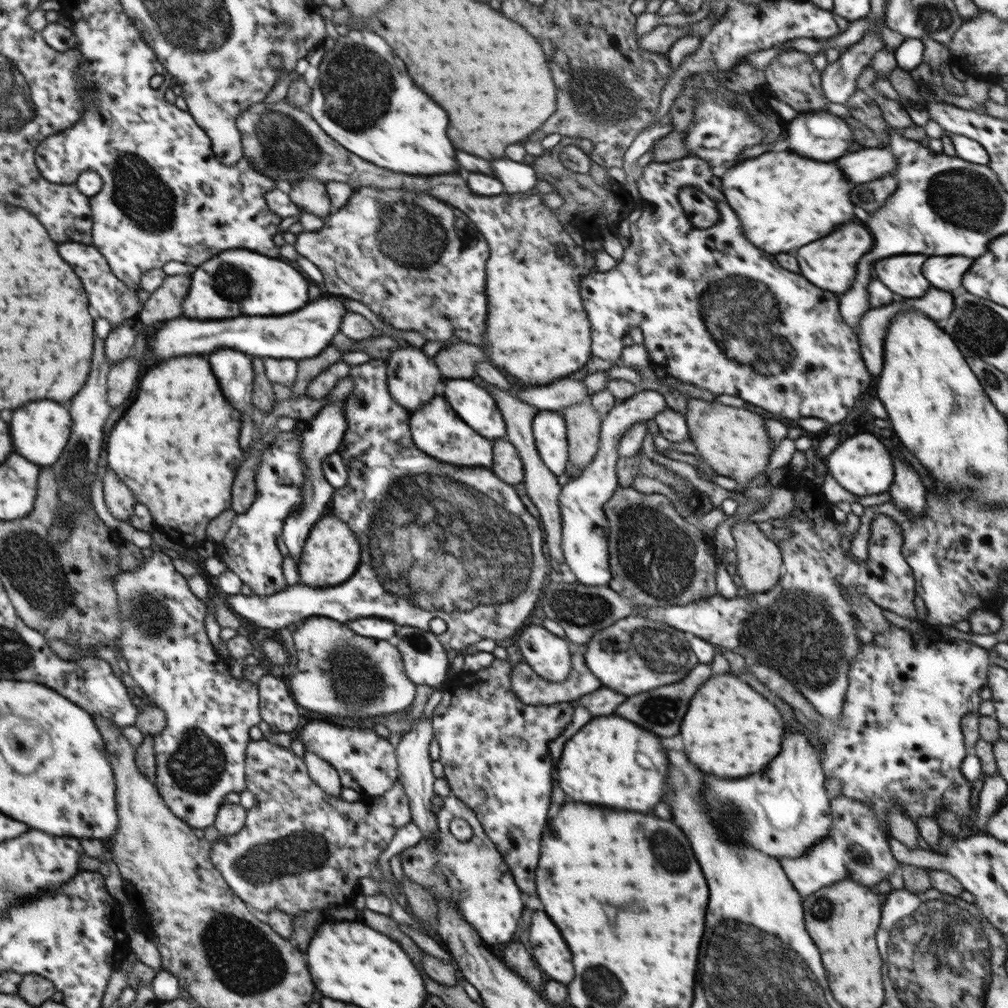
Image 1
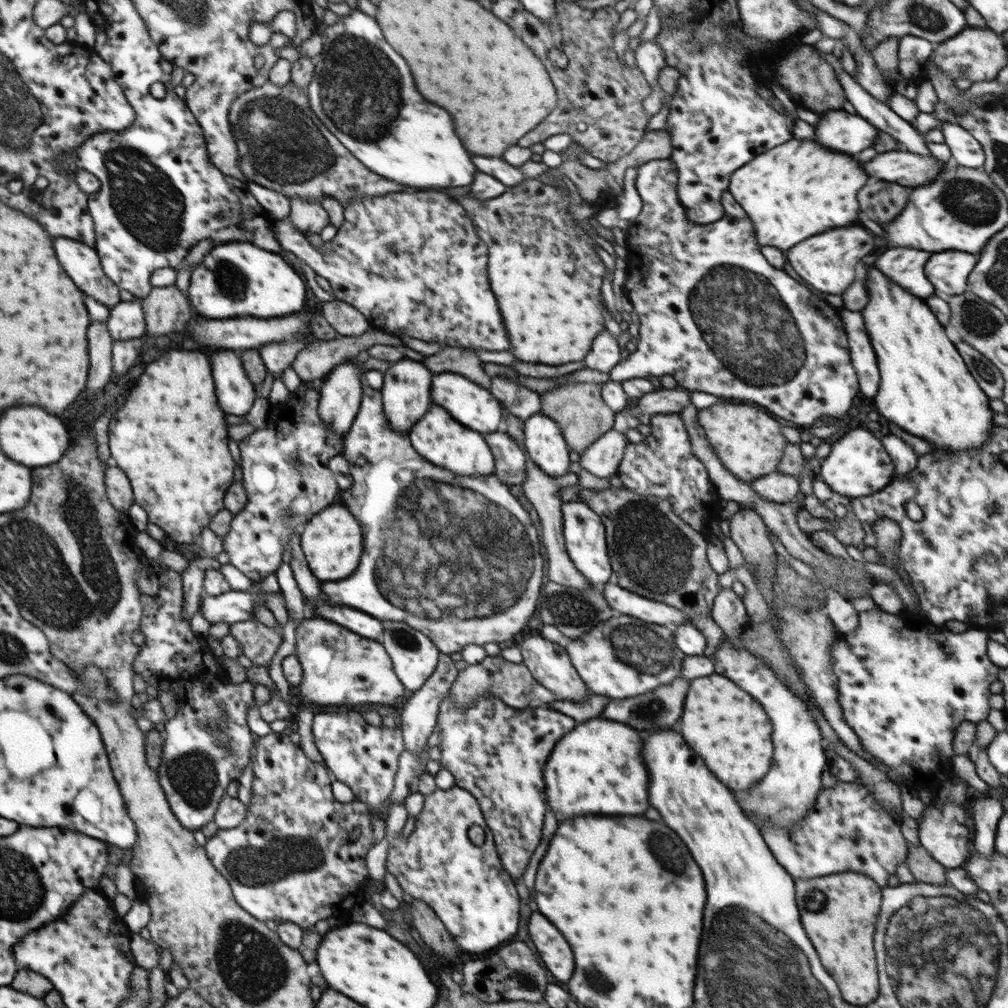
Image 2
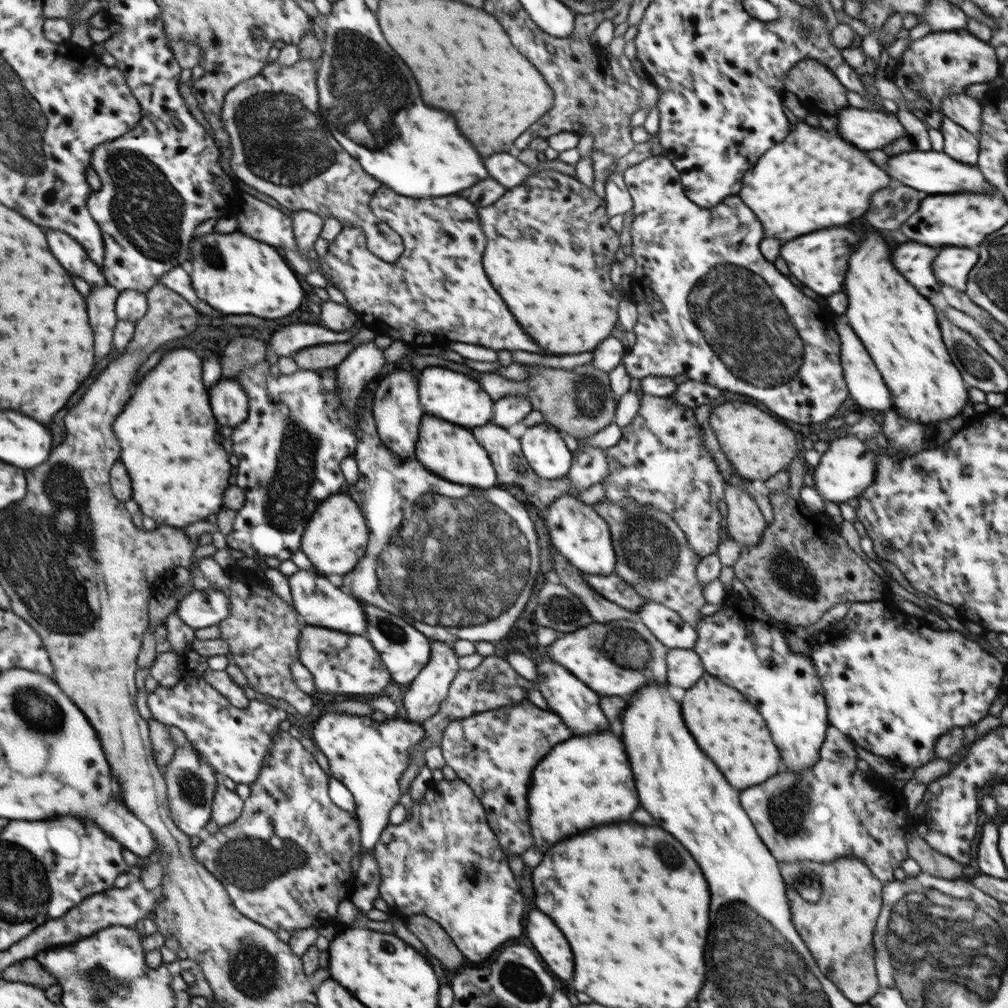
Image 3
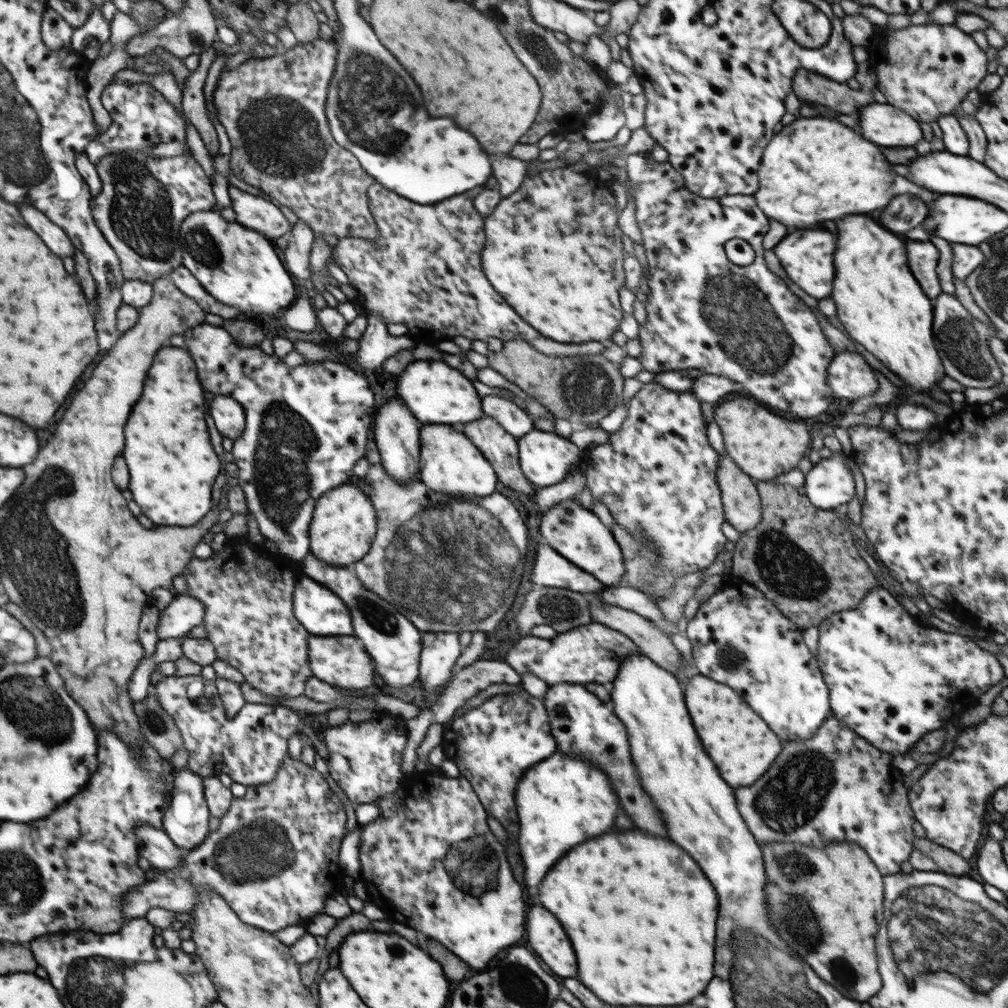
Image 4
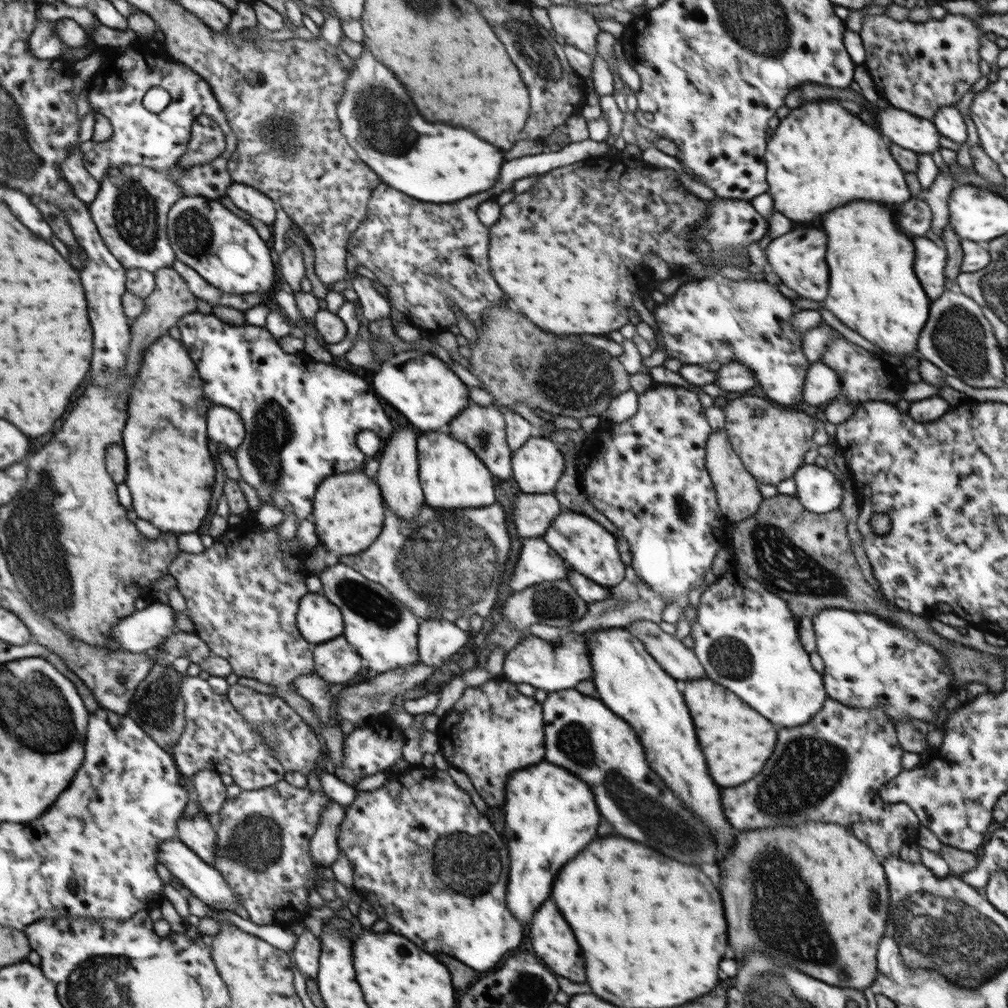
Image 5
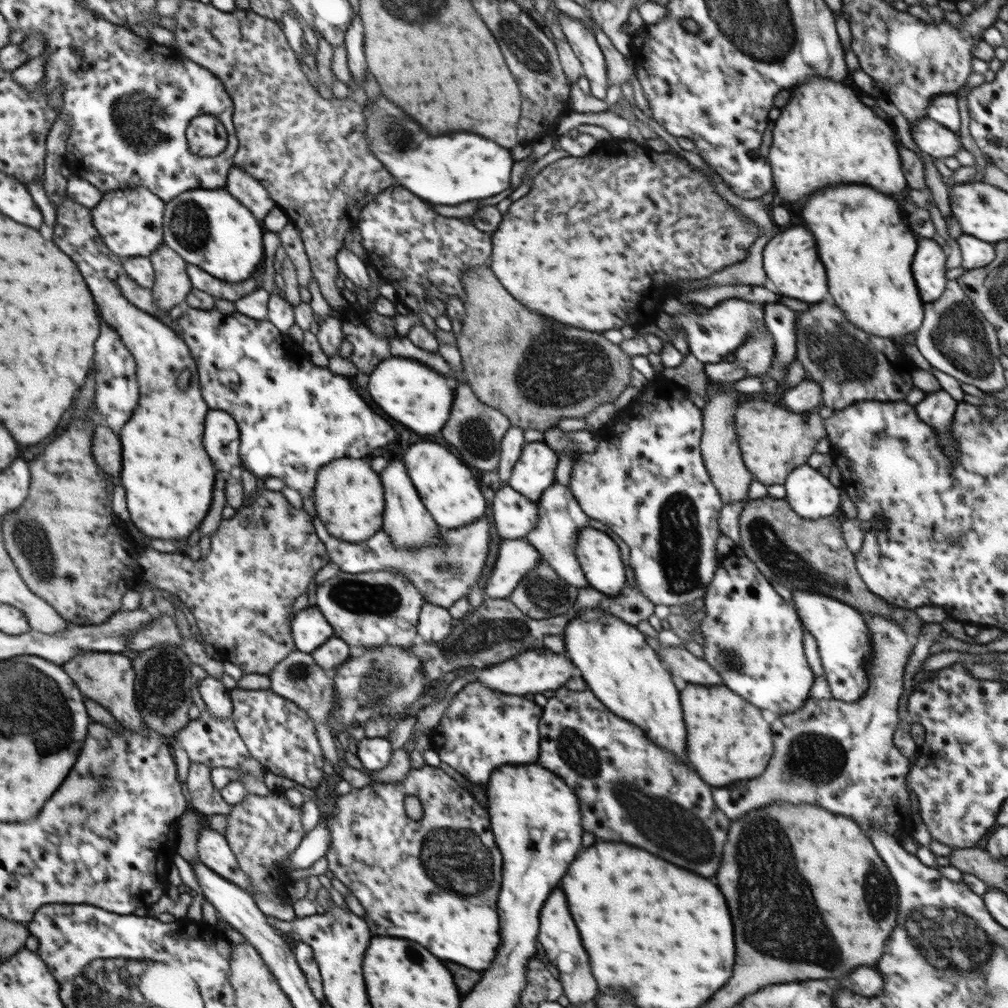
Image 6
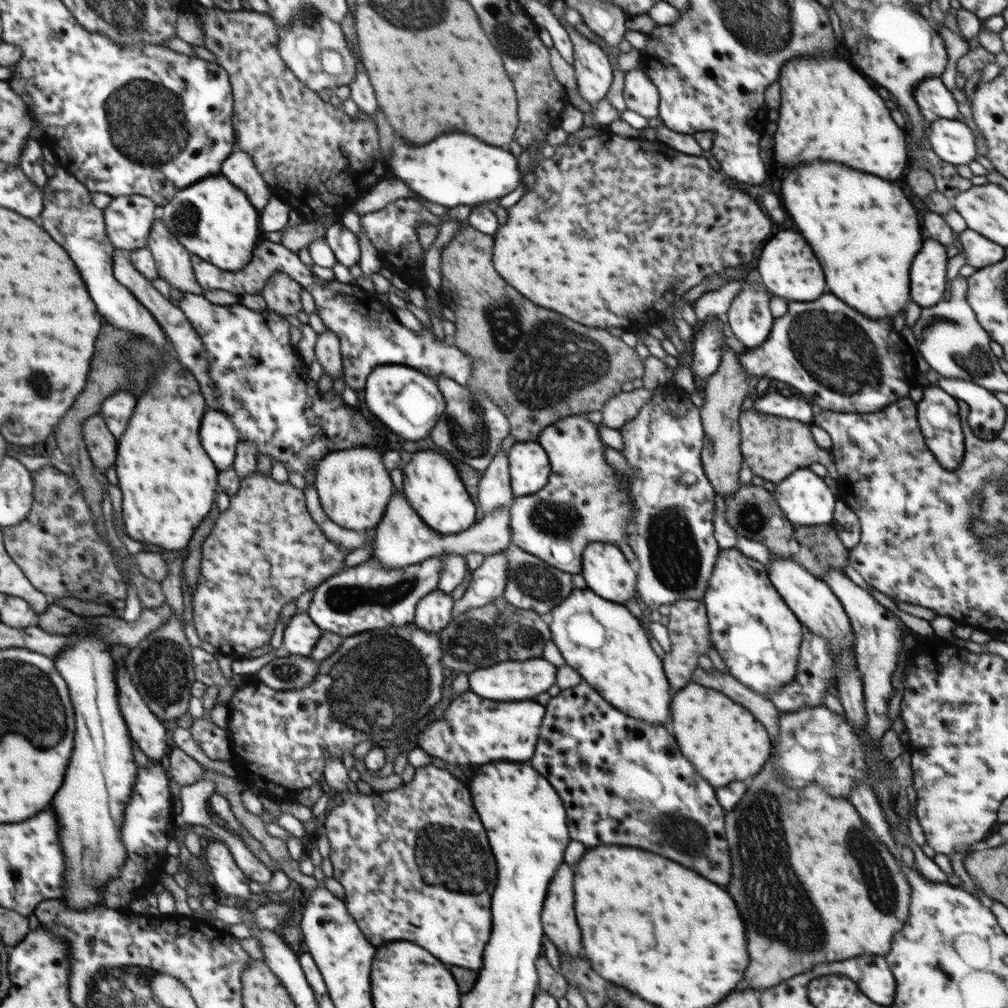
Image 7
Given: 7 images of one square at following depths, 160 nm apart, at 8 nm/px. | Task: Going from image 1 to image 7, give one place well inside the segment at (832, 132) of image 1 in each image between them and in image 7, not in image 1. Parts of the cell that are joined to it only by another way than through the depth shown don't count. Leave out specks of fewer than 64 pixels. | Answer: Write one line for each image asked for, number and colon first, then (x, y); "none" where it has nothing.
2: (838, 130)
3: (868, 129)
4: (885, 125)
5: (900, 127)
6: (932, 138)
7: (952, 140)

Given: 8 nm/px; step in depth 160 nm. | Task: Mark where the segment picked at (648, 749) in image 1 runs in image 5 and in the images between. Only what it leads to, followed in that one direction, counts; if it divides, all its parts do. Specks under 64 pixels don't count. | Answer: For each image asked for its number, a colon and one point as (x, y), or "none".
2: (597, 768)
3: (583, 782)
4: (562, 801)
5: (551, 814)

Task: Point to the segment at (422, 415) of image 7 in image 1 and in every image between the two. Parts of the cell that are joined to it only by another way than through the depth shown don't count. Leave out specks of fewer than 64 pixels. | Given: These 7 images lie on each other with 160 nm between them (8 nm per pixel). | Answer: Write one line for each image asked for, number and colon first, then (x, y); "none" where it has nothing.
1: (477, 408)
2: (476, 408)
3: (459, 398)
4: (436, 393)
5: (422, 386)
6: (412, 393)

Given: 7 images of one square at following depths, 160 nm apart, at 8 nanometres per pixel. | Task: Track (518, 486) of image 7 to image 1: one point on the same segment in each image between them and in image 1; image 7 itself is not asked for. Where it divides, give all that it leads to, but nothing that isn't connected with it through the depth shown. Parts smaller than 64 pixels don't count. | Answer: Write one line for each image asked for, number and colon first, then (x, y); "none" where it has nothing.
1: (549, 429)
2: (545, 445)
3: (543, 448)
4: (545, 458)
5: (537, 467)
6: (534, 471)

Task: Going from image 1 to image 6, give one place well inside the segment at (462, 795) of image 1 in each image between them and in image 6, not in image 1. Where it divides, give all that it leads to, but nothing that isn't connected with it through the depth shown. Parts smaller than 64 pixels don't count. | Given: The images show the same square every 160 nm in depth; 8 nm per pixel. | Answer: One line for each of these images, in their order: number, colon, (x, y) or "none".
2: (496, 752)
3: (495, 752)
4: (493, 745)
5: (493, 730)
6: (482, 729)

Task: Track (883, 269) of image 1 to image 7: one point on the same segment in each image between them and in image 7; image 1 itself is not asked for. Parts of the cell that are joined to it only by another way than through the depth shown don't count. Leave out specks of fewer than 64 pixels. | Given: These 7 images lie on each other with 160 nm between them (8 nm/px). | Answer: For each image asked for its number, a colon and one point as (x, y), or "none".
2: (905, 267)
3: (914, 261)
4: (923, 256)
5: (930, 260)
6: (929, 268)
7: (928, 276)

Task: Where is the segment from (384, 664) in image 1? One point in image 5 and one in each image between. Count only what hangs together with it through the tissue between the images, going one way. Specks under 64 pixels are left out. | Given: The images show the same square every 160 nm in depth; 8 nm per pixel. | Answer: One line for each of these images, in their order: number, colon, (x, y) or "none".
2: (340, 667)
3: (343, 663)
4: (342, 660)
5: (336, 660)

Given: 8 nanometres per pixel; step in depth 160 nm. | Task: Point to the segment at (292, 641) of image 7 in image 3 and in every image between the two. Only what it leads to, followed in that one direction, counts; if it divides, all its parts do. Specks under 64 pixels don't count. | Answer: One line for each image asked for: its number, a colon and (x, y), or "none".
3: (318, 602)
4: (321, 612)
5: (318, 620)
6: (310, 629)

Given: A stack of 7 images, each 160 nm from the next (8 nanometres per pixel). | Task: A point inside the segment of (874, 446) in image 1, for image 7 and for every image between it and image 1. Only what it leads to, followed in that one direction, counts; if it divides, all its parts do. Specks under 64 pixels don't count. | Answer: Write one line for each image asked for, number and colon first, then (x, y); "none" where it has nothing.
2: (858, 465)
3: (848, 468)
4: (829, 485)
5: (818, 489)
6: (810, 494)
7: (805, 499)

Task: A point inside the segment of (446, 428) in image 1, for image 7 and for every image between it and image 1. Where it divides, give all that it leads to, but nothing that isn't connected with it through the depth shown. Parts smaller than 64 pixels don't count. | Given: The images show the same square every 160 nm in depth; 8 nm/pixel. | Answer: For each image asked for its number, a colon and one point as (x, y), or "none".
2: (437, 437)
3: (444, 449)
4: (450, 463)
5: (451, 476)
6: (448, 488)
7: (432, 485)

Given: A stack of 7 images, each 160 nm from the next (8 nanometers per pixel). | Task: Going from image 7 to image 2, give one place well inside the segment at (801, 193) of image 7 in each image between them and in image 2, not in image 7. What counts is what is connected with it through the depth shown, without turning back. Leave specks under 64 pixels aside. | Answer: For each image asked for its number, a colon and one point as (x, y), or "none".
2: (926, 389)
3: (899, 328)
4: (881, 306)
5: (875, 292)
6: (867, 249)

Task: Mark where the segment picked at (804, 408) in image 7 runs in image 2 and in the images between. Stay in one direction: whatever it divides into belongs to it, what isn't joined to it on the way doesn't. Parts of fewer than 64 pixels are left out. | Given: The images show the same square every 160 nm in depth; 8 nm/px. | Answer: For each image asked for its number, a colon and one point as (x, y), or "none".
2: (864, 359)
3: (864, 380)
4: (850, 377)
5: (823, 383)
6: (807, 396)

